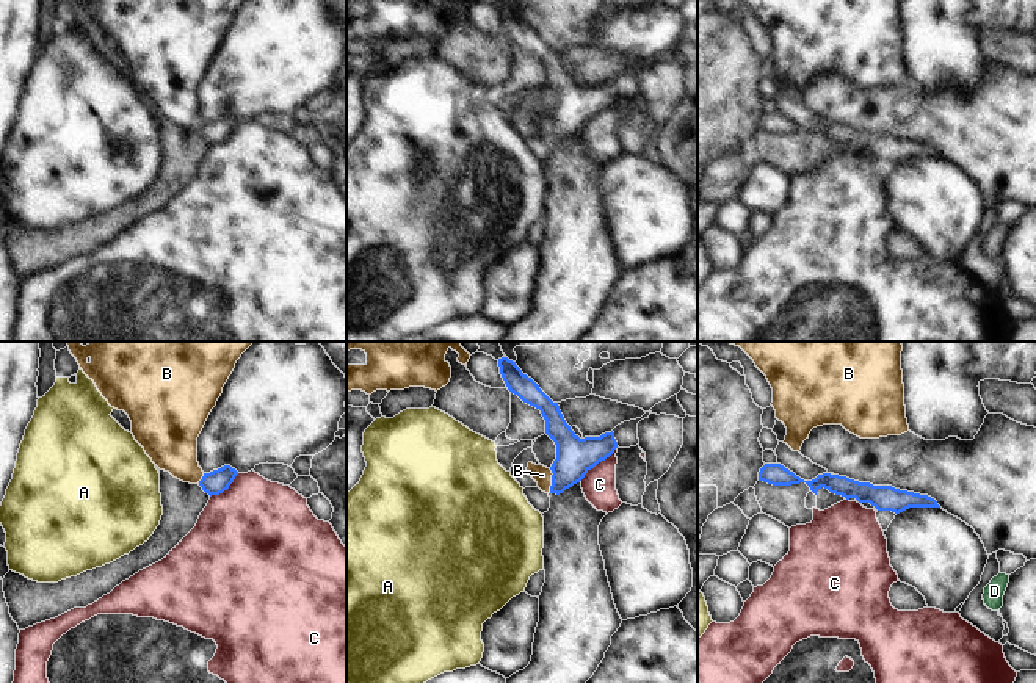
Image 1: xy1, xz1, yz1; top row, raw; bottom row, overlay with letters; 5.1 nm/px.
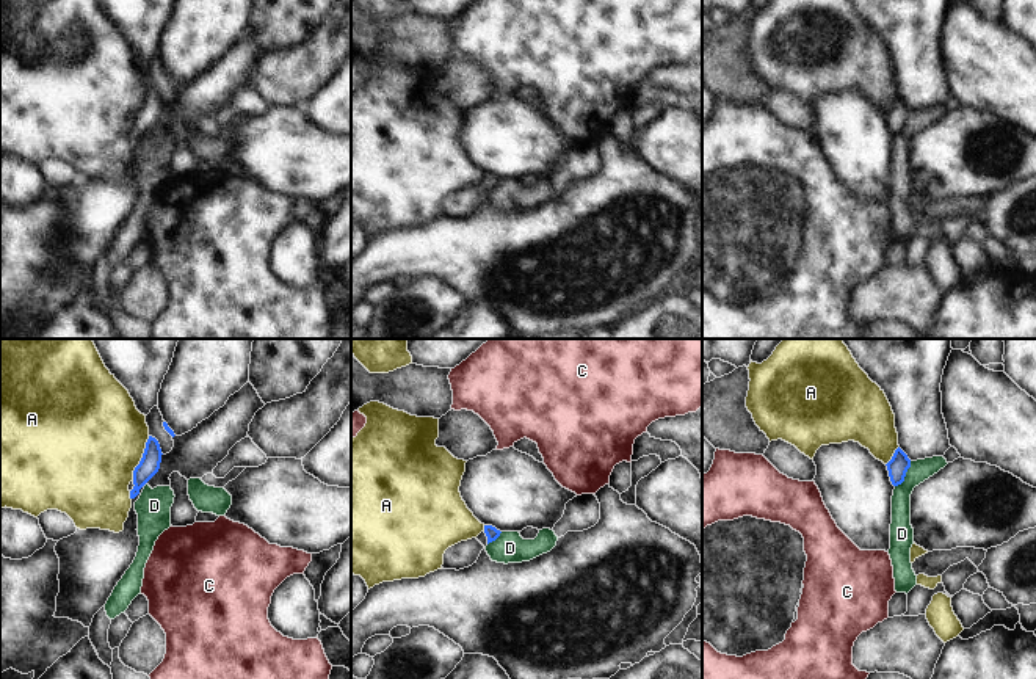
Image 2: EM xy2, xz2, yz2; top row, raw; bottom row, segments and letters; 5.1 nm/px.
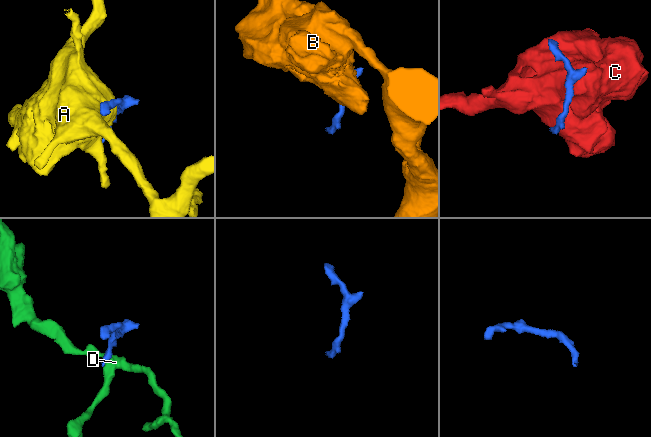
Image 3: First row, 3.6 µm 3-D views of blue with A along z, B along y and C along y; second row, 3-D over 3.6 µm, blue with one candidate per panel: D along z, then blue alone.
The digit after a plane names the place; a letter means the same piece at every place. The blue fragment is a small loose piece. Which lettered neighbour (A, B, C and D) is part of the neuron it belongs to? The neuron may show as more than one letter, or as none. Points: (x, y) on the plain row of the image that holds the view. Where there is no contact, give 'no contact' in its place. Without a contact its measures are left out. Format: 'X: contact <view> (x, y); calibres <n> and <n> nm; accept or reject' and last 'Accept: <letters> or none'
A: contact xy2 (141, 107); calibres 110 and 480 nm; reject
B: contact xz1 (552, 130); calibres 190 and 90 nm; reject
C: contact xz1 (599, 110); calibres 190 and 180 nm; reject
D: contact yz2 (905, 124); calibres 100 and 110 nm; reject
Accept: none

